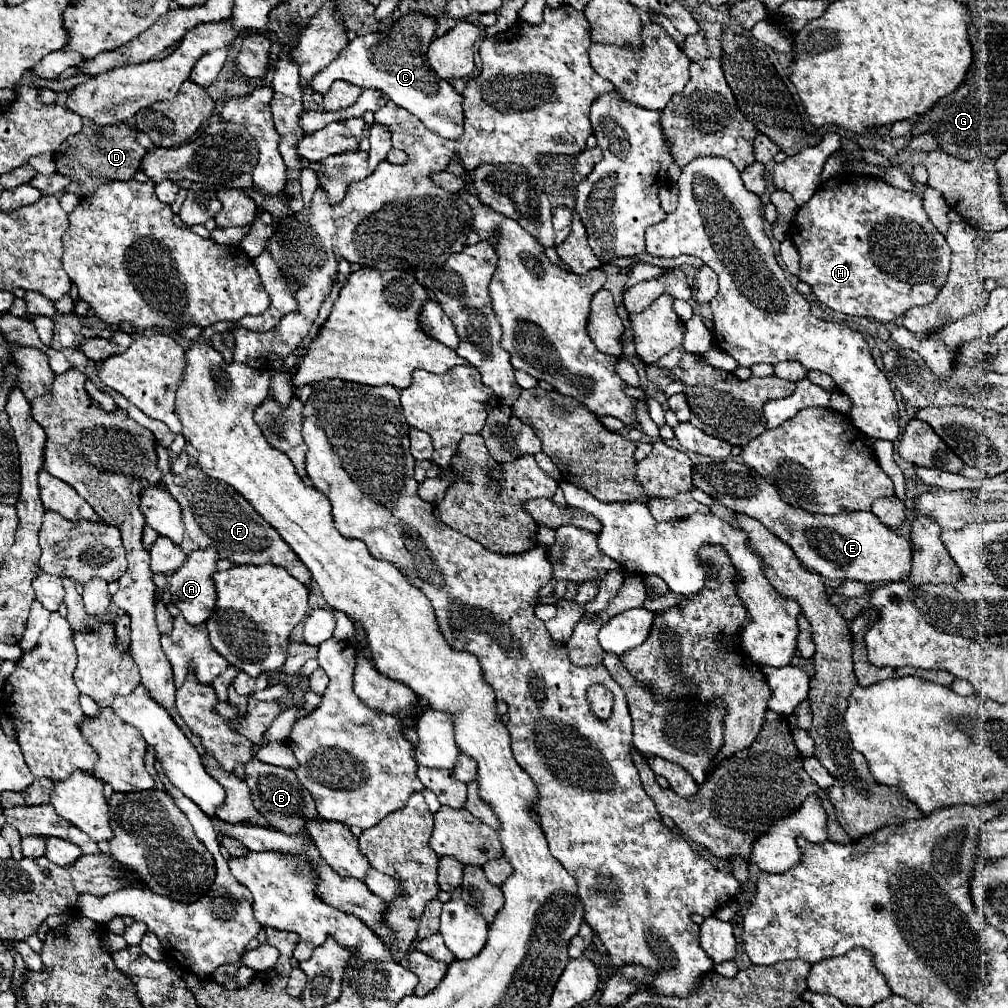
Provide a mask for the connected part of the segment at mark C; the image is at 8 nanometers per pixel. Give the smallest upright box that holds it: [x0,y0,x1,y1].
[313,13,463,139]

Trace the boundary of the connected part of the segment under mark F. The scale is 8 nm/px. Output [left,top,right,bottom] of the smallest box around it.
[159,447,309,587]

